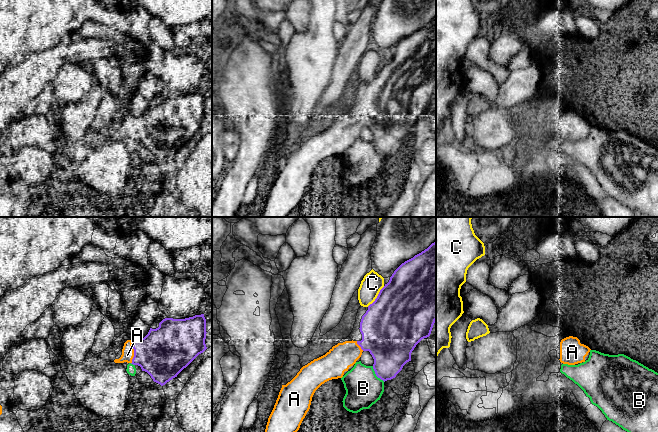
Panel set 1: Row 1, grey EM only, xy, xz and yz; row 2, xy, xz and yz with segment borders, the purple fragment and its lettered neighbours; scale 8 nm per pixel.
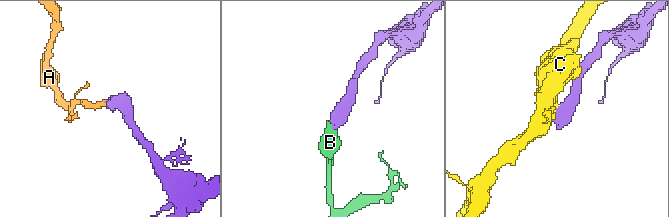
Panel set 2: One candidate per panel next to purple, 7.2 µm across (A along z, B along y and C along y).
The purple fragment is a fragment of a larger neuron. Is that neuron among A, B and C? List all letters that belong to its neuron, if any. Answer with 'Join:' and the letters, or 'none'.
Join: A

